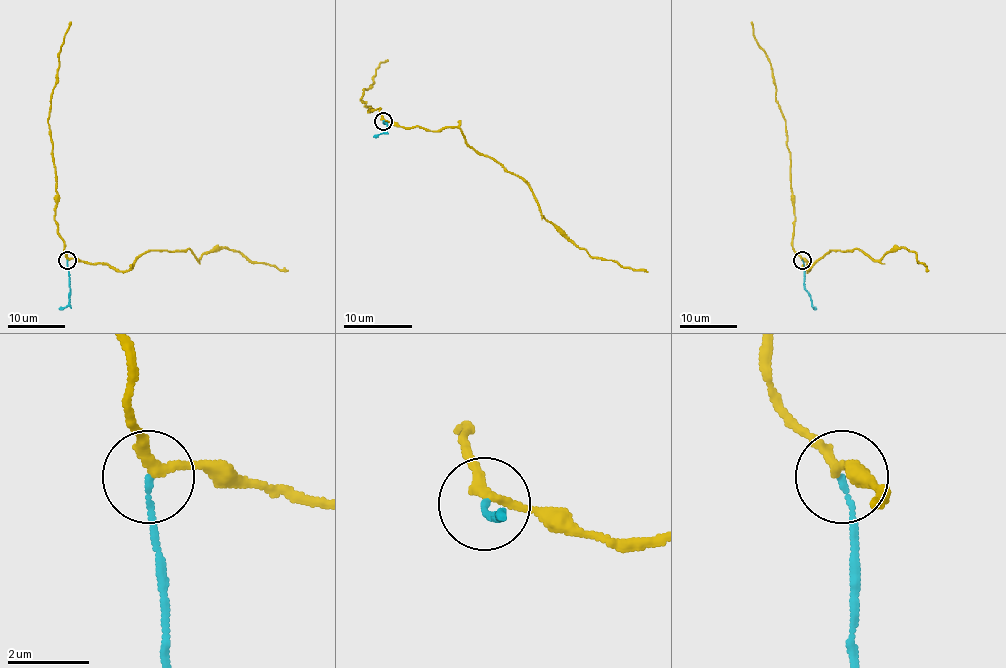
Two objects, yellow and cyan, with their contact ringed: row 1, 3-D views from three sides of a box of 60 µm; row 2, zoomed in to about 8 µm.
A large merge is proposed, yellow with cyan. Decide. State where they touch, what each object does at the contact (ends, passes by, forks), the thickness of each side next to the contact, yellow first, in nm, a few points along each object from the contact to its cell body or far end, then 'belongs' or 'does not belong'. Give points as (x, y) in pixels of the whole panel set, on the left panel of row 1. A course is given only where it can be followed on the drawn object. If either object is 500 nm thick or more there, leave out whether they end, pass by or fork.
(67, 260) | yellow passes by | cyan ends | 200/130 nm | yellow via (66, 259), (78, 258), (120, 271), (130, 270), (148, 251), (189, 249), (197, 259), (225, 248), (288, 271) | cyan via (66, 259), (69, 303), (59, 310) | does not belong

